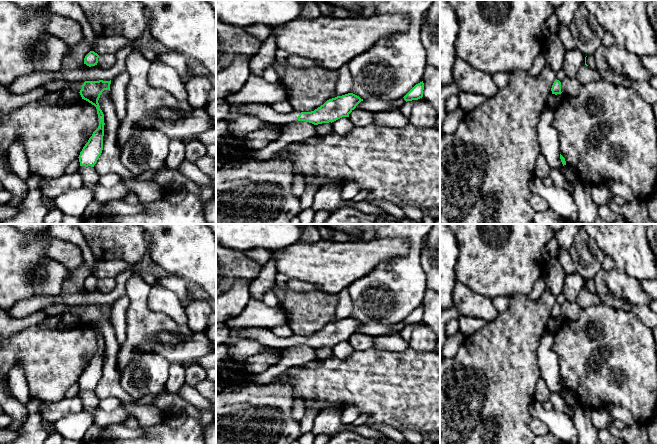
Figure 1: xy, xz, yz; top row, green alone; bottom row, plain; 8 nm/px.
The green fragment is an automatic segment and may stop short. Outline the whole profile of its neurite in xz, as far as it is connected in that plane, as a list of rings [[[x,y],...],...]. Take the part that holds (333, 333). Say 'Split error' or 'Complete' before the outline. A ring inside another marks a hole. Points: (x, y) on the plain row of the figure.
Split error. [[[348,317],[327,324],[323,329],[311,336],[294,334],[288,338],[281,338],[267,328],[246,328],[244,331],[239,332],[239,335],[242,339],[253,339],[268,347],[283,350],[298,345],[306,345],[318,349],[322,347],[332,347],[342,341],[349,341],[349,338],[361,325],[363,325],[363,323],[359,320]]]

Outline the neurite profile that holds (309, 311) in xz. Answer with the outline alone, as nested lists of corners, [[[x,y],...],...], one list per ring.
[[[274,285],[279,306],[288,312],[288,324],[294,334],[311,336],[336,321],[337,294],[320,290],[297,292],[287,285]]]

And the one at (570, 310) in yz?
[[[566,300],[561,306],[561,316],[564,320],[576,320],[579,317],[581,307],[576,301]]]

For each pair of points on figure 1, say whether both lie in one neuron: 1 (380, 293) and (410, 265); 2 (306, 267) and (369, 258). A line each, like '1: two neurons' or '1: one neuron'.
1: one neuron
2: one neuron

